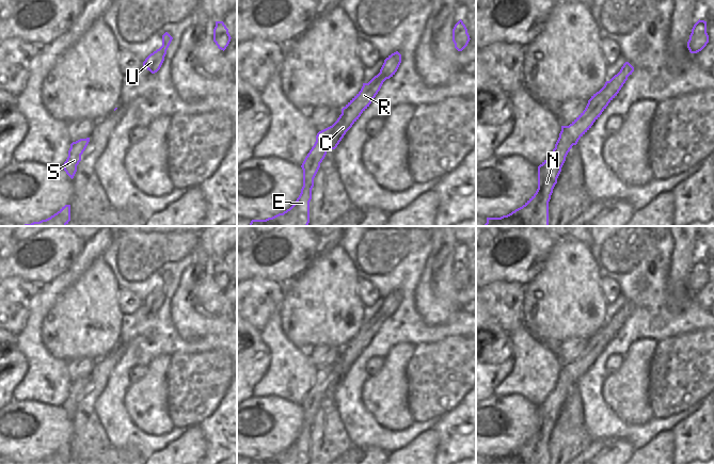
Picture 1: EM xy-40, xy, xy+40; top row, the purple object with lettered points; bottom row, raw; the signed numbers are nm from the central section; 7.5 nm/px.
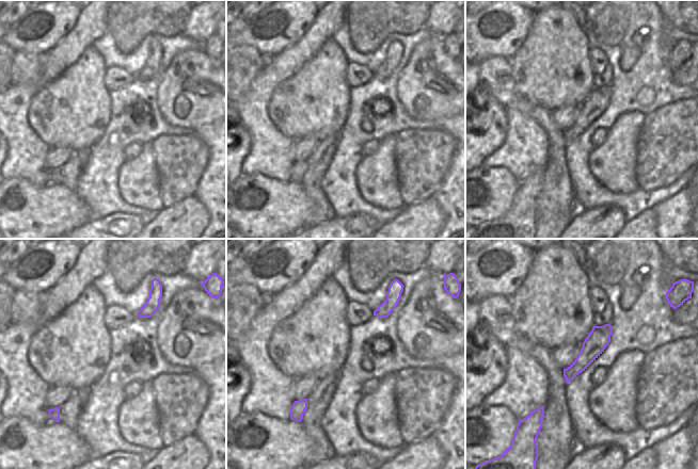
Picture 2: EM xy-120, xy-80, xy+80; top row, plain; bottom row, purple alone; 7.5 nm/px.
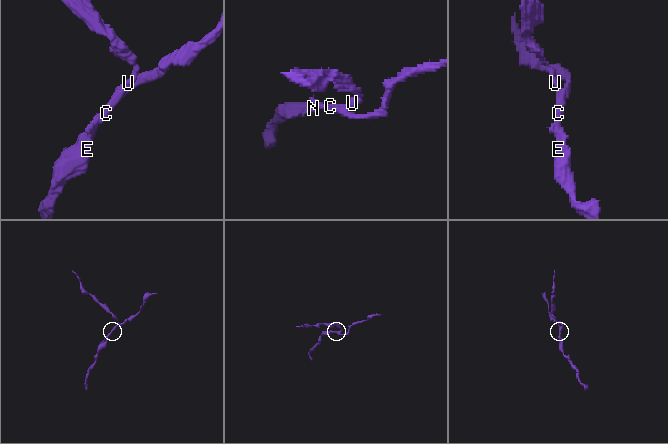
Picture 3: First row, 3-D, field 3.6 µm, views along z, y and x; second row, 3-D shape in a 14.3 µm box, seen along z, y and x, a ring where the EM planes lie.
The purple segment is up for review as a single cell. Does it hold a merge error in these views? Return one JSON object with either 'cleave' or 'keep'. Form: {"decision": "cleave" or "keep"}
{"decision": "cleave"}

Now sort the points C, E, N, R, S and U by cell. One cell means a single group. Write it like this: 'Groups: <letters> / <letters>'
Groups: C E N R S / U

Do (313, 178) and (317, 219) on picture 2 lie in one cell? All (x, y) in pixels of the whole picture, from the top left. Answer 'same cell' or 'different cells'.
same cell

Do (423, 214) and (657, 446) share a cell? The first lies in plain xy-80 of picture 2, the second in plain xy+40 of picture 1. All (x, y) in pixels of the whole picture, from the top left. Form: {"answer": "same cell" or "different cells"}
{"answer": "same cell"}

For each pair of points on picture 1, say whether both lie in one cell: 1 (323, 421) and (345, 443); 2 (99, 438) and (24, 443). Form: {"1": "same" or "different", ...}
{"1": "same", "2": "different"}

